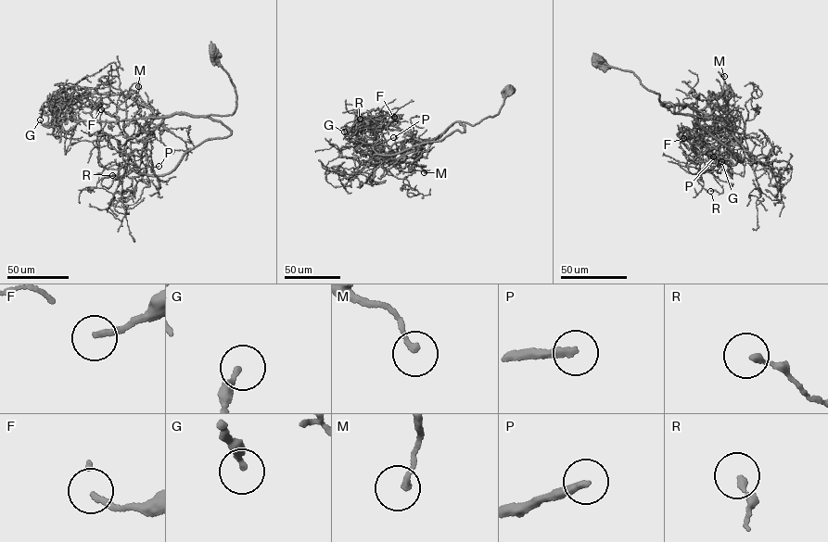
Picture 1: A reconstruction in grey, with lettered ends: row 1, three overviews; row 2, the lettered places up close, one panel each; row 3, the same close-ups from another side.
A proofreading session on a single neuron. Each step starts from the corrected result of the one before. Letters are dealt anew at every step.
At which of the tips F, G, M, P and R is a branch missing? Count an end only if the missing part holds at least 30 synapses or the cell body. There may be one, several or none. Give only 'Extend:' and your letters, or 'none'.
Extend: P

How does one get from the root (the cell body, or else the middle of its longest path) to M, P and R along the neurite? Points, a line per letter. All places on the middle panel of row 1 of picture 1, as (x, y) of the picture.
M: (509, 90), (497, 114), (472, 125), (454, 122), (439, 136), (424, 142), (411, 169), (426, 170), (424, 172)
P: (509, 90), (500, 112), (472, 125), (461, 122), (464, 132), (388, 156), (373, 149), (393, 137)
R: (509, 90), (497, 114), (388, 156), (372, 147), (375, 129), (357, 129), (360, 119)

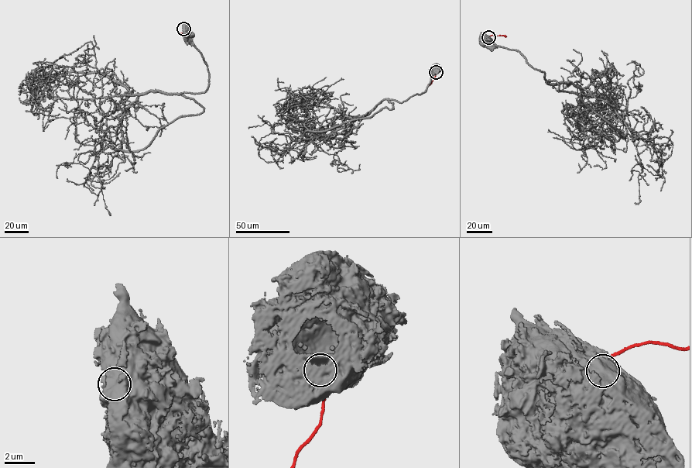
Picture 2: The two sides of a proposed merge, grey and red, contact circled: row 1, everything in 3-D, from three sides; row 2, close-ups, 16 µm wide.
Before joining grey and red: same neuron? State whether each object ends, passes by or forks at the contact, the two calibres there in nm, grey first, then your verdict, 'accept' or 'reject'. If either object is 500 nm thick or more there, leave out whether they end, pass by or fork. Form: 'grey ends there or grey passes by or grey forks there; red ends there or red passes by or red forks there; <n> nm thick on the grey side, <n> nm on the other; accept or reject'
600 nm thick on the grey side, 180 nm on the other; reject

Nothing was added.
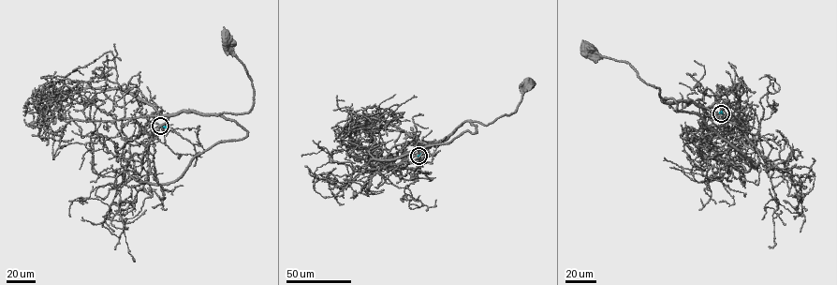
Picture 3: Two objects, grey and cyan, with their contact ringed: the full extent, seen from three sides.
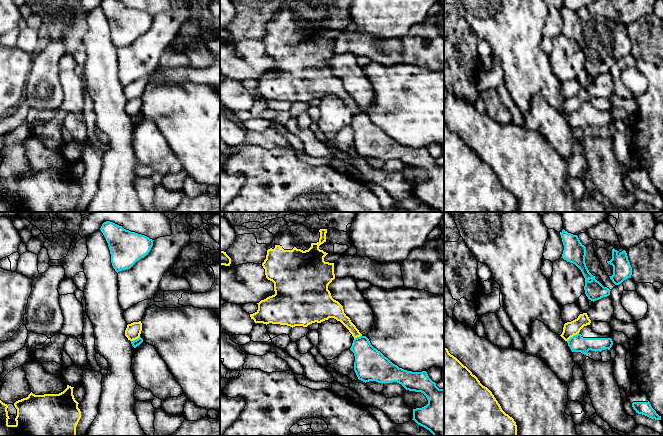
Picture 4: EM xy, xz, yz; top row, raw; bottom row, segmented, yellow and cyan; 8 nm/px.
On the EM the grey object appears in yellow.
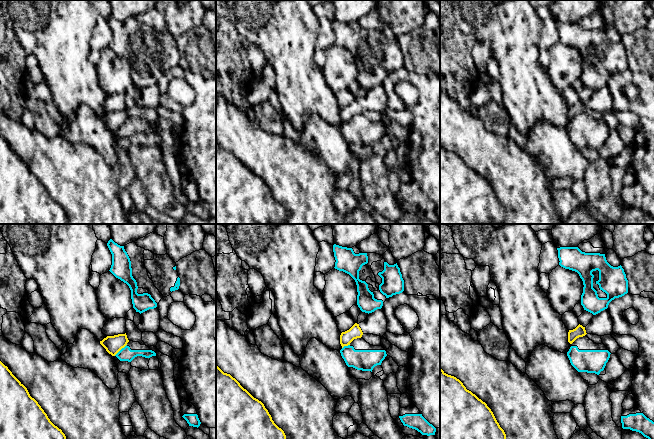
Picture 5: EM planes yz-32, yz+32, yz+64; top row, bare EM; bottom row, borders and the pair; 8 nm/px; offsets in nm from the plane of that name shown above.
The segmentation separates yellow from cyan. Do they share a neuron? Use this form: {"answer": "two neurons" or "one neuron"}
{"answer": "two neurons"}

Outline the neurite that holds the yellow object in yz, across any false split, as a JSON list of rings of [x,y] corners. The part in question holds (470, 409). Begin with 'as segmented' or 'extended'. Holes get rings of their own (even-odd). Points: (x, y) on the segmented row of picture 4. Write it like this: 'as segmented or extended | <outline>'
as segmented | [[[444,347],[444,436],[517,436],[517,425],[512,417],[506,414],[492,392],[483,386],[478,378]]]

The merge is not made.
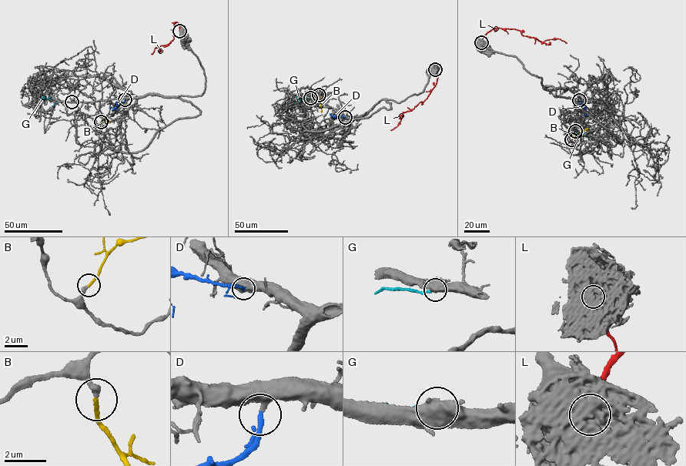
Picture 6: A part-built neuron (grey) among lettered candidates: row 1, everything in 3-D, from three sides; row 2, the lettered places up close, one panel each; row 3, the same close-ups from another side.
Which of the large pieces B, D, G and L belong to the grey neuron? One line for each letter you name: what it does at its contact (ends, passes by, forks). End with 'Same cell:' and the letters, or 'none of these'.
B: it ends there
D: it ends there
Same cell: B, D

